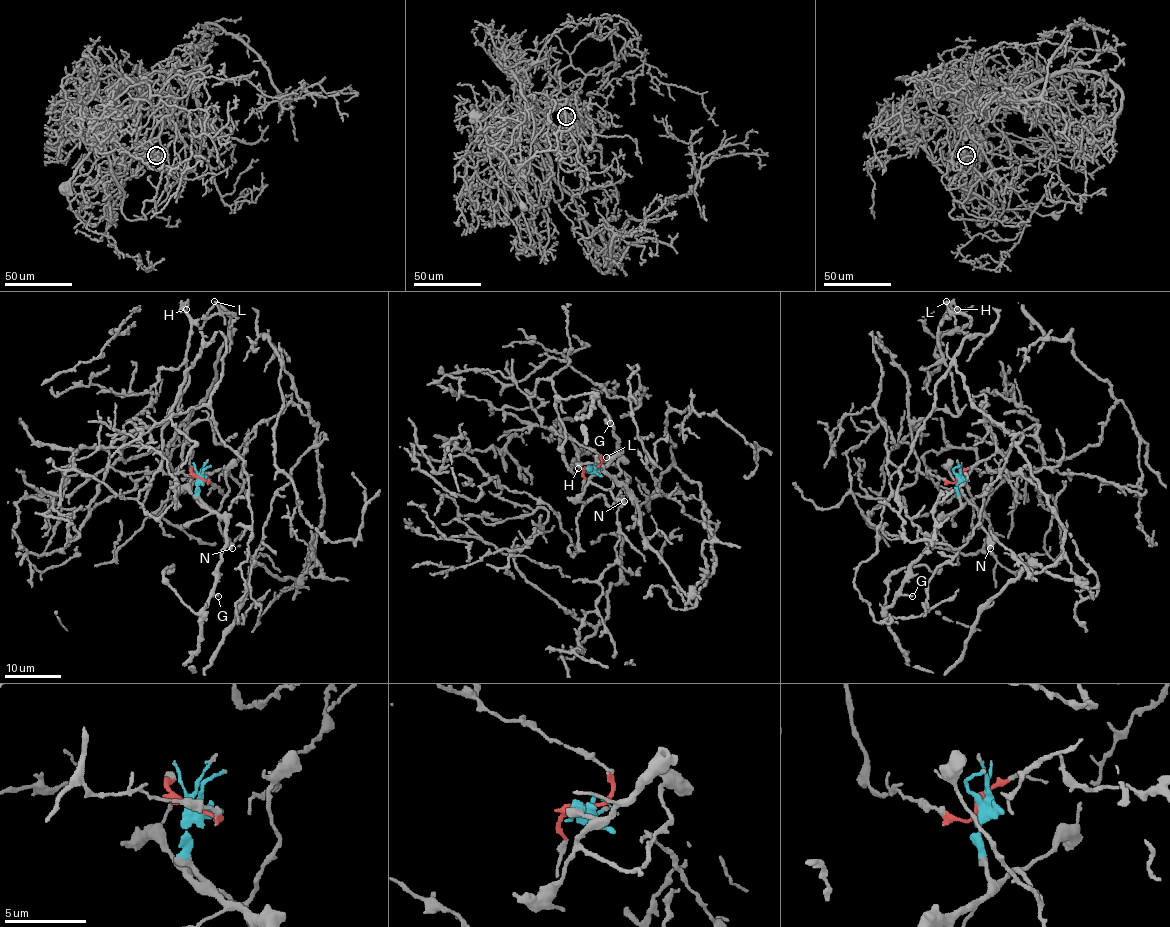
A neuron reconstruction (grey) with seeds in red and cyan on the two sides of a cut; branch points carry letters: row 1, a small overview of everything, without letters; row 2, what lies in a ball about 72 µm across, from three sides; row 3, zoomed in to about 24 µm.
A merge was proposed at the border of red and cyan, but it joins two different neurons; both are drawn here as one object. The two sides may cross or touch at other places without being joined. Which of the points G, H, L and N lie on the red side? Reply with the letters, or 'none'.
H, L

